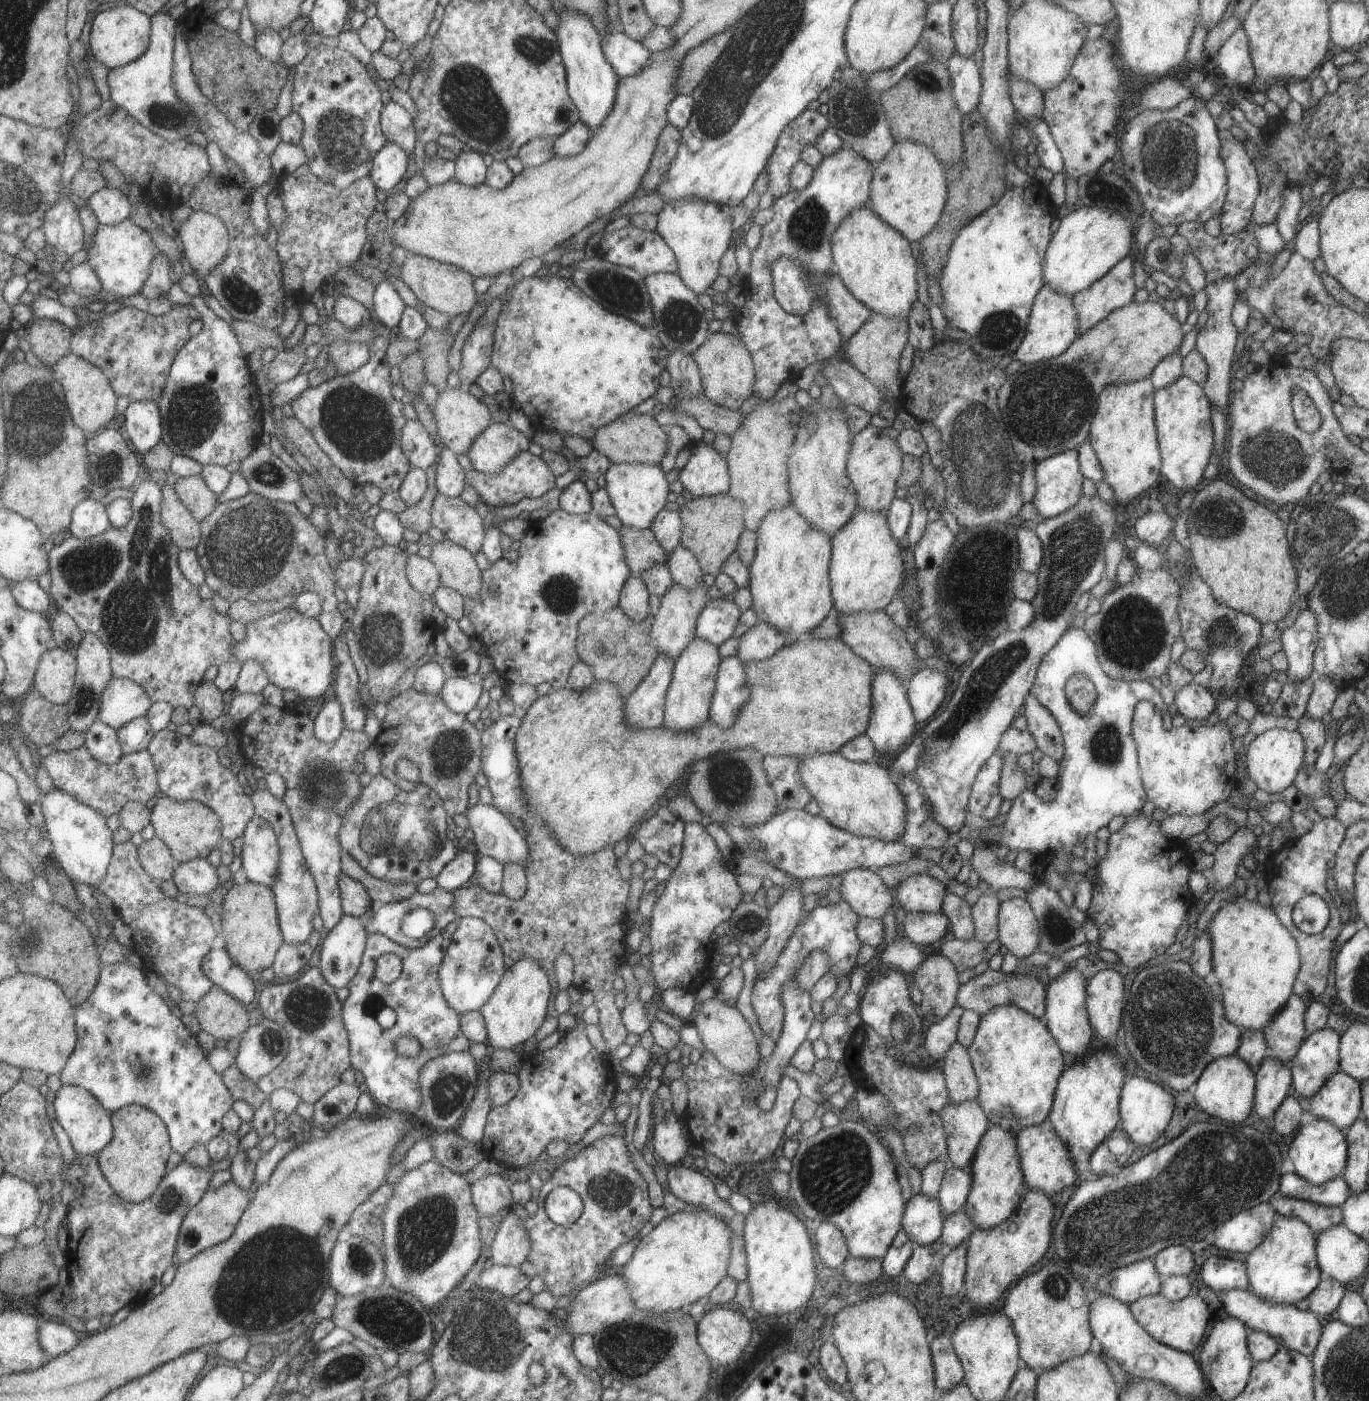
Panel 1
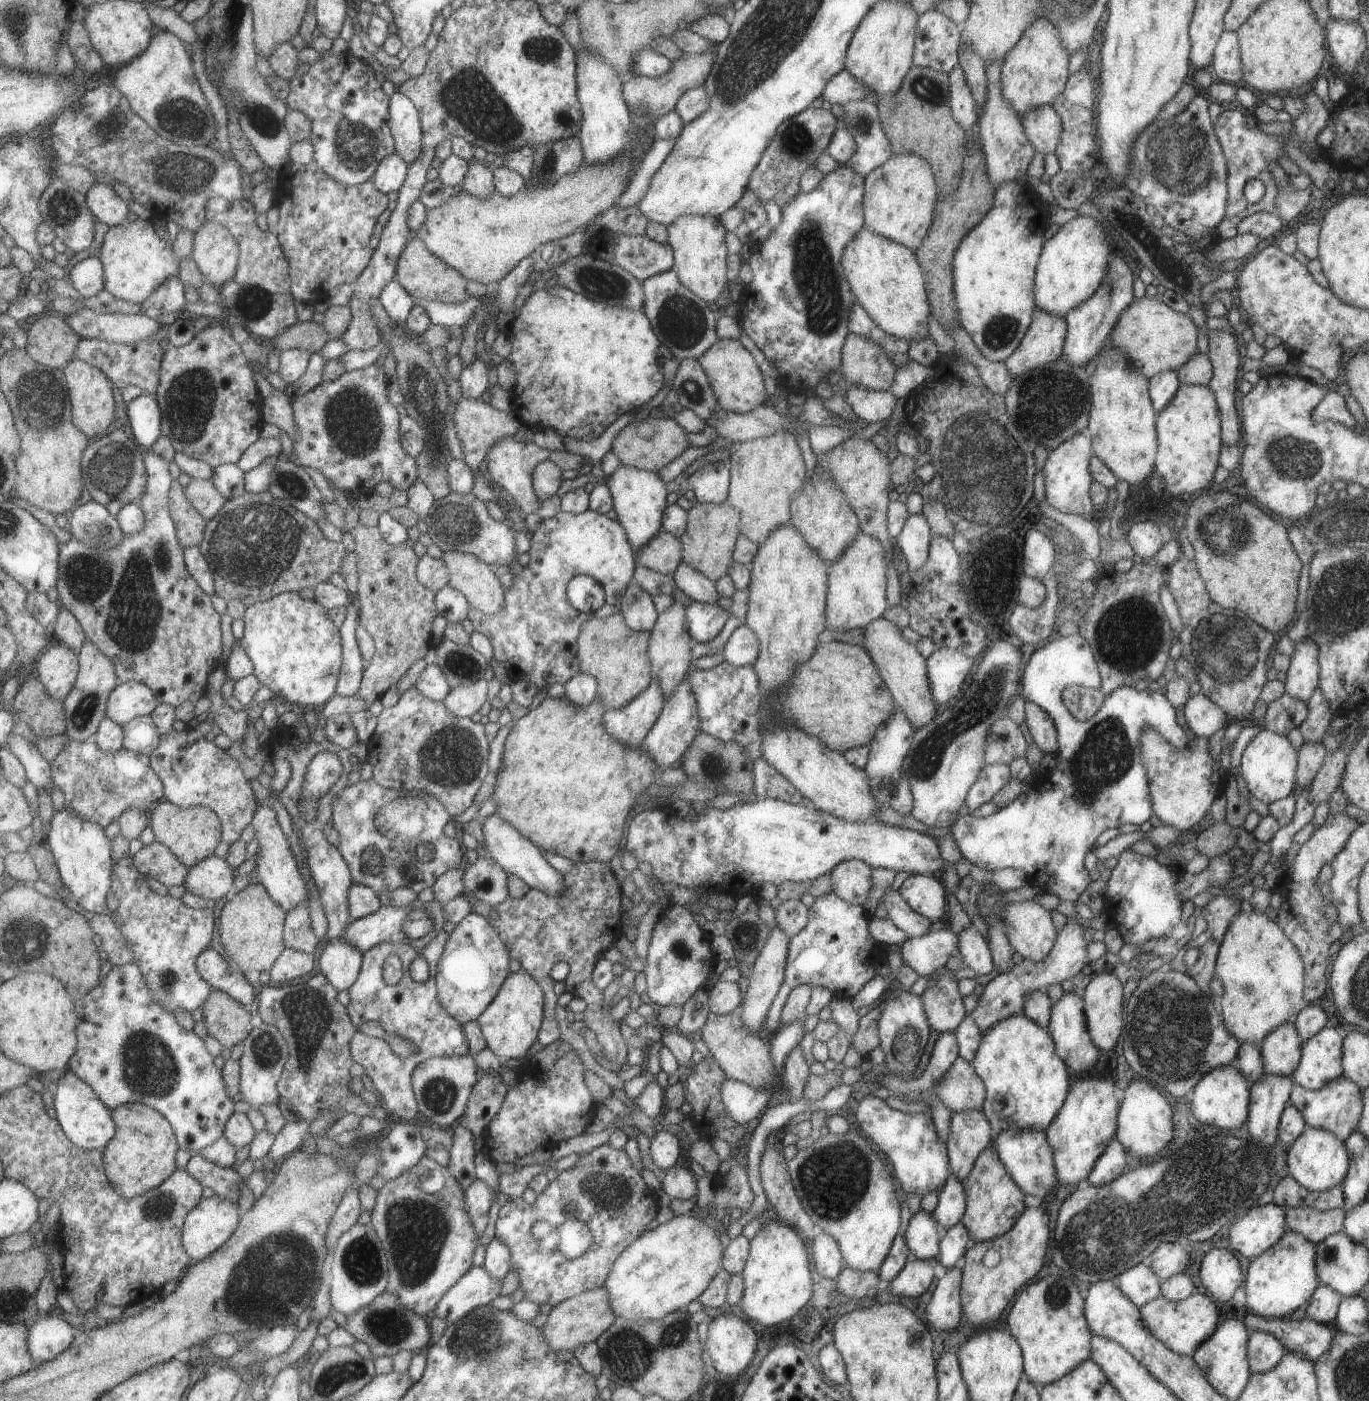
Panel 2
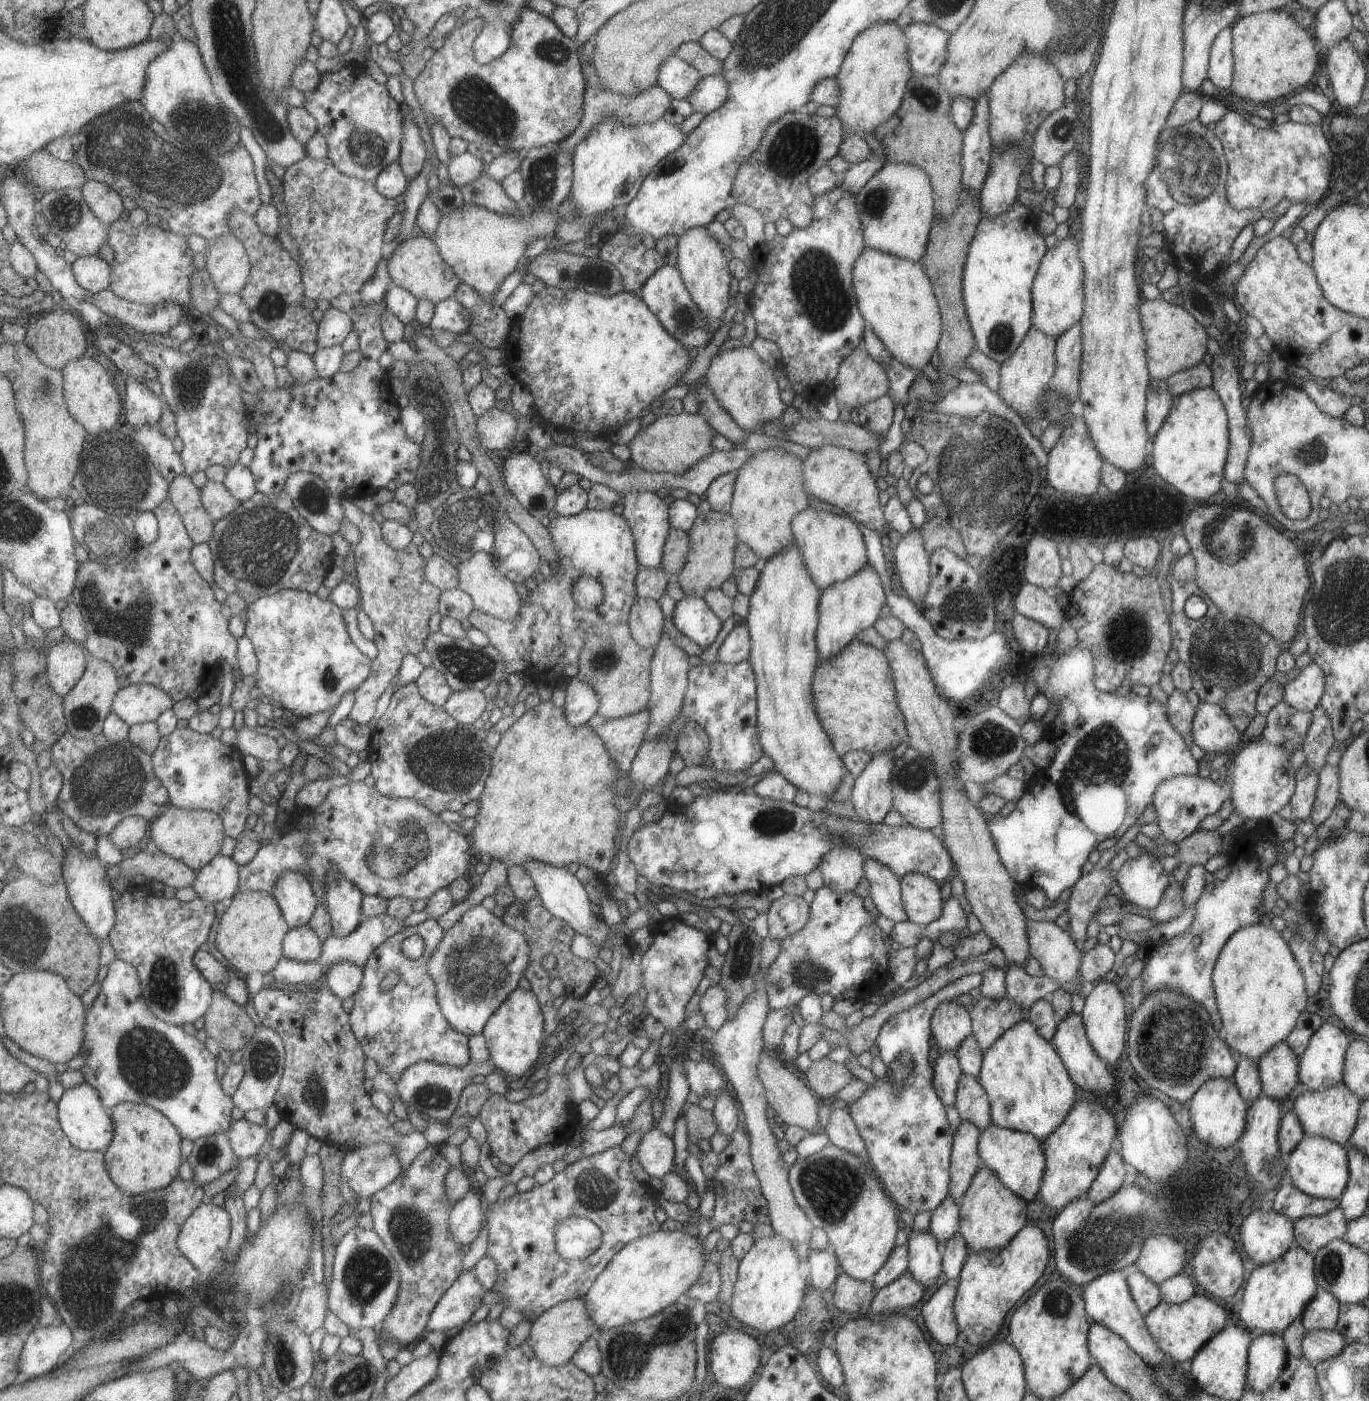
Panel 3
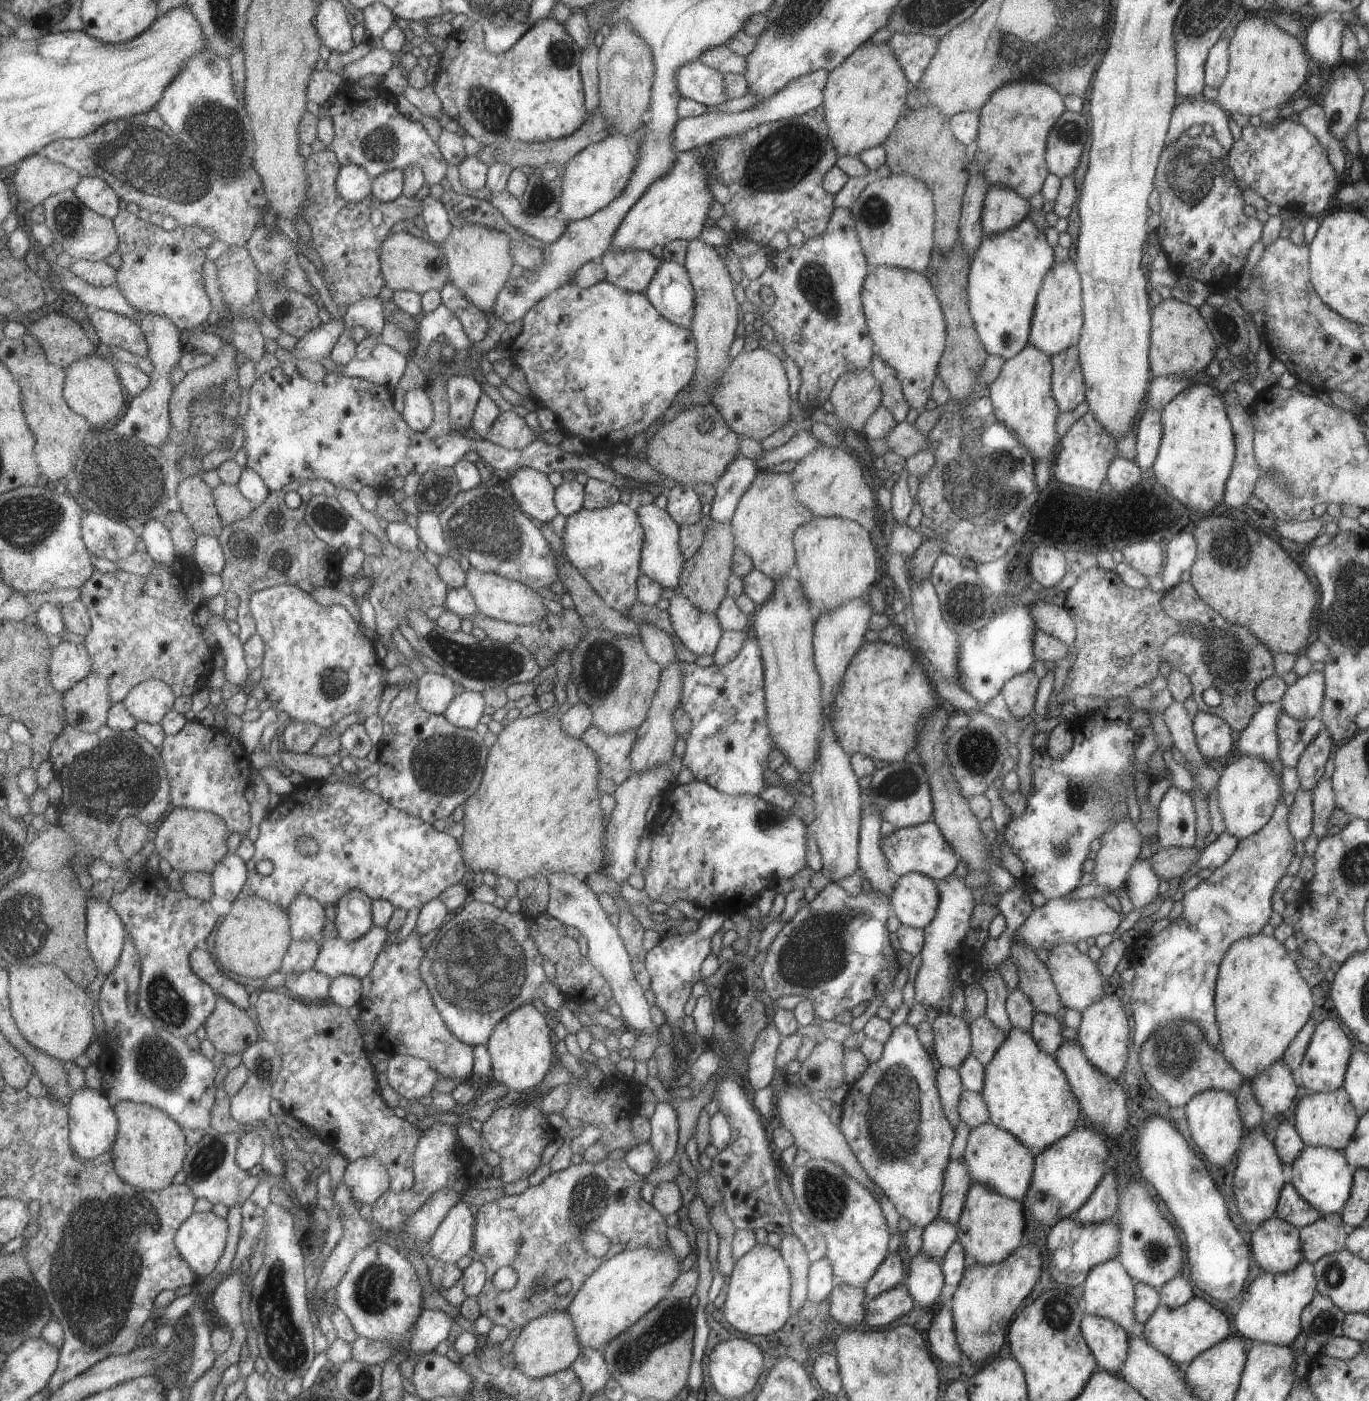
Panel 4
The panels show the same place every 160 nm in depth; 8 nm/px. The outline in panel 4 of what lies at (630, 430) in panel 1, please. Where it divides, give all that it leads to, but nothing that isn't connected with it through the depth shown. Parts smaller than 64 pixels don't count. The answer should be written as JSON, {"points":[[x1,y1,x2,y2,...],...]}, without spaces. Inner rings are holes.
{"points":[[709,402,680,410,671,421,659,425,642,452,643,460,662,478,669,476,680,485,695,488,697,483,714,484,721,476,725,467,739,452,738,436]]}

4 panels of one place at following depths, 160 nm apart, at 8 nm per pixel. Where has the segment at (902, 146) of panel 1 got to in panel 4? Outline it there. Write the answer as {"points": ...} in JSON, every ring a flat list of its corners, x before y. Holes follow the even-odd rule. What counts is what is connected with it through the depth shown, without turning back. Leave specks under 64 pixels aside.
{"points":[[907,173,874,178,848,209,854,218,855,230,869,265,924,272,934,242,934,200,923,181]]}

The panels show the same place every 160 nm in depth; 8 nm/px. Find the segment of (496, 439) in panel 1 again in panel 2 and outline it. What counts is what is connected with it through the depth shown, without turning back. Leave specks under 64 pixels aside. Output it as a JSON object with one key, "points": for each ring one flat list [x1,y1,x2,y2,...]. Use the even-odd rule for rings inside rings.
{"points":[[513,435,504,436,496,440,485,453,486,462,484,466,488,470,486,478,494,486,502,486,506,490,507,496,513,498,523,513,535,513,541,501,533,493,533,488,531,487,531,471,539,461,547,458,548,450,535,445,531,439,524,443,515,439]]}

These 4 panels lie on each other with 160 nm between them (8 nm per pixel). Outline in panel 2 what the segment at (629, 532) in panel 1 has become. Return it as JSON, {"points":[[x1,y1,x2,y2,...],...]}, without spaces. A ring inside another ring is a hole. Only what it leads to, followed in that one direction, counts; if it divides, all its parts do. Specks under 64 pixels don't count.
{"points":[[659,529,649,540,634,552,636,566,641,565,649,570,663,574,672,574,681,561,680,539,666,530]]}

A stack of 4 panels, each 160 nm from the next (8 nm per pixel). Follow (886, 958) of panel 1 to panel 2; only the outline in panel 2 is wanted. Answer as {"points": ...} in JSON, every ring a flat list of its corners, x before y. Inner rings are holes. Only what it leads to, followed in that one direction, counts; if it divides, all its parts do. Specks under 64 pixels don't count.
{"points":[[940,929,928,932,920,937,908,938,899,945,902,964,912,968,918,976,927,976,946,964,949,955,958,952,956,934,950,930]]}

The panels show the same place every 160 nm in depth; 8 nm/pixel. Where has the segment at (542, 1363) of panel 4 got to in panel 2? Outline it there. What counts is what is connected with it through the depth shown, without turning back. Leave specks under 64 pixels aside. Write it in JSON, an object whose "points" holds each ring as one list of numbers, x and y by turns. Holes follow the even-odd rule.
{"points":[[601,1286,569,1297,556,1304,543,1326,544,1337,554,1351,573,1351,577,1345,594,1341,616,1319,610,1309,608,1292]]}

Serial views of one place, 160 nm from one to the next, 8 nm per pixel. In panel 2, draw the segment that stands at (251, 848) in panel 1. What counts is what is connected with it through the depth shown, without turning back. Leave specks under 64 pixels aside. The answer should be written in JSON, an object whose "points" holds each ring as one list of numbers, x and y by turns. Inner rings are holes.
{"points":[[260,804,252,826,255,830,255,838,259,842,258,855,256,856,256,866,253,872,256,873,256,880,263,884,269,894,286,910,295,908,300,902,307,900,307,888,305,888,305,878,301,876,295,856,289,848,289,842,281,830,281,824,277,820,277,811,272,807]]}

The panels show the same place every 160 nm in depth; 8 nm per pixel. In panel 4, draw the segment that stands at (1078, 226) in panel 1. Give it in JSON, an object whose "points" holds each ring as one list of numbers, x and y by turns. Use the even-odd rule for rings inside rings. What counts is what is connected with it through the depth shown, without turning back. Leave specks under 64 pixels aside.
{"points":[[1070,259,1060,262,1053,261,1049,270,1043,275,1040,289,1036,294,1035,306,1031,318,1028,342,1049,356,1057,351,1077,346,1080,330,1083,324,1082,294,1080,278,1075,263]]}

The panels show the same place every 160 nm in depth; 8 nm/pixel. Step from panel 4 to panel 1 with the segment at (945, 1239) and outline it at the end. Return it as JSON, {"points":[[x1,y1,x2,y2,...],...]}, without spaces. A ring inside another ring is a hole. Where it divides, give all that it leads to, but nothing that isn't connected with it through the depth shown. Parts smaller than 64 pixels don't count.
{"points":[[947,1166,936,1196,944,1218,962,1208,970,1191,971,1179,964,1168]]}

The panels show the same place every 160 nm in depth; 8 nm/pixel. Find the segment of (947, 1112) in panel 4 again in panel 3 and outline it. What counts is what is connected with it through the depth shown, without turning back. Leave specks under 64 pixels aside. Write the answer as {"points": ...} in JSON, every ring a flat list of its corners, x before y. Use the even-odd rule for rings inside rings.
{"points":[[939,1050,932,1068,931,1084,944,1107,954,1104,955,1089,961,1073,956,1050]]}

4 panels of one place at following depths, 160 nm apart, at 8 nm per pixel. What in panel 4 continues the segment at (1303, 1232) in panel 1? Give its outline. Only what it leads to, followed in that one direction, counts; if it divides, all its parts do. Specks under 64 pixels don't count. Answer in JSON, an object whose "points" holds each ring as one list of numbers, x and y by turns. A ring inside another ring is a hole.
{"points":[[1309,1261,1298,1262,1297,1266,1284,1273,1260,1271,1242,1296,1233,1326,1239,1336,1252,1341,1289,1346,1301,1332,1300,1312,1311,1302,1315,1291,1314,1268]]}

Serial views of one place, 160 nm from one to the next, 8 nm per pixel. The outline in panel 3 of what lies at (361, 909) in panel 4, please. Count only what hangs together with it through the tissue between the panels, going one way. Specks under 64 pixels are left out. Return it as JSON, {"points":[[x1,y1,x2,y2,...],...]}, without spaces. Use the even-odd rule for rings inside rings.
{"points":[[341,873,327,875,324,886,334,934,338,937,351,934,365,920,360,911,364,891]]}

